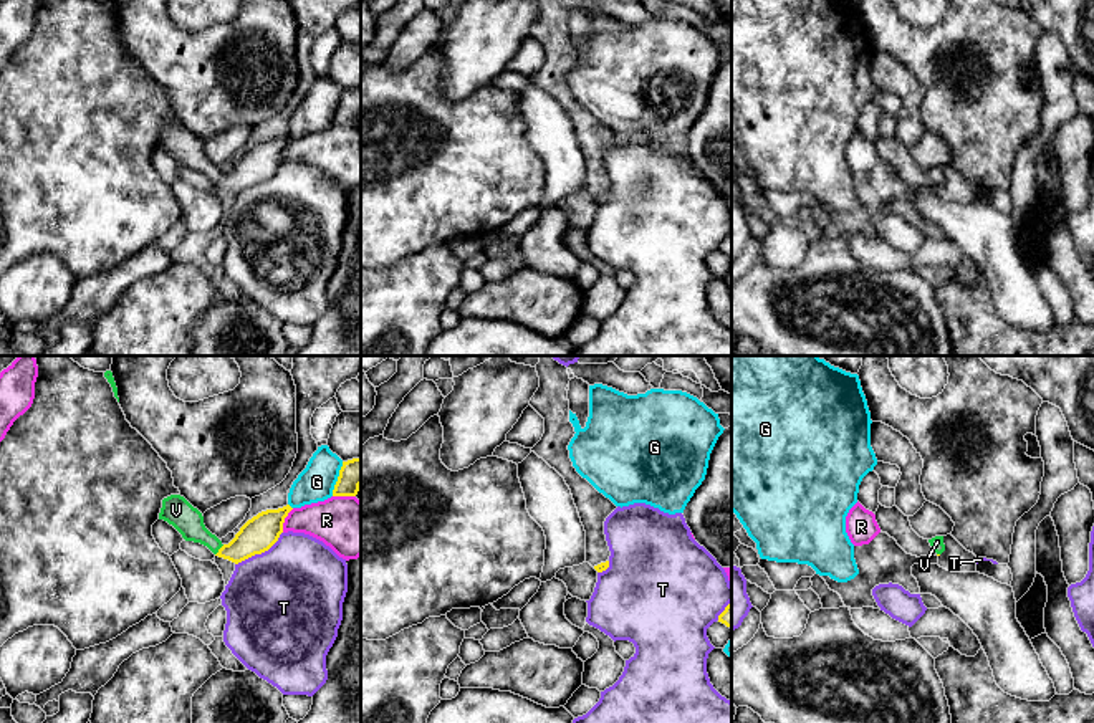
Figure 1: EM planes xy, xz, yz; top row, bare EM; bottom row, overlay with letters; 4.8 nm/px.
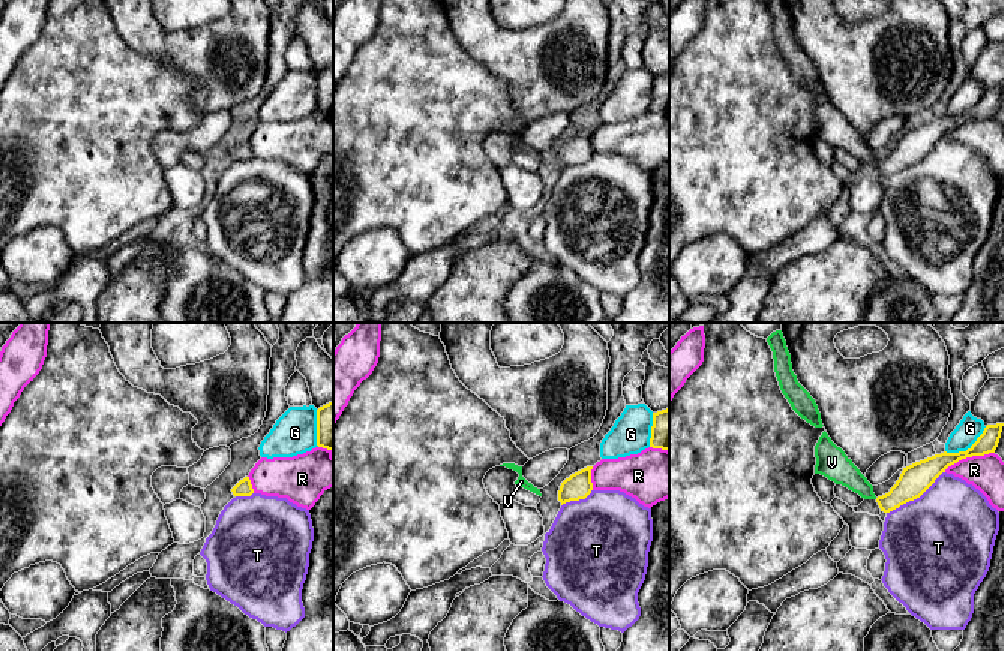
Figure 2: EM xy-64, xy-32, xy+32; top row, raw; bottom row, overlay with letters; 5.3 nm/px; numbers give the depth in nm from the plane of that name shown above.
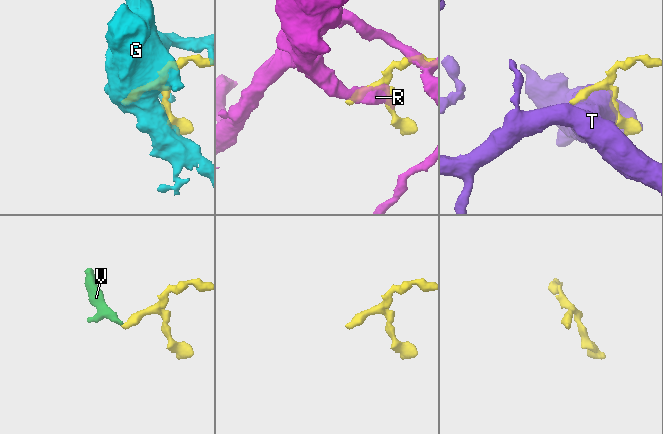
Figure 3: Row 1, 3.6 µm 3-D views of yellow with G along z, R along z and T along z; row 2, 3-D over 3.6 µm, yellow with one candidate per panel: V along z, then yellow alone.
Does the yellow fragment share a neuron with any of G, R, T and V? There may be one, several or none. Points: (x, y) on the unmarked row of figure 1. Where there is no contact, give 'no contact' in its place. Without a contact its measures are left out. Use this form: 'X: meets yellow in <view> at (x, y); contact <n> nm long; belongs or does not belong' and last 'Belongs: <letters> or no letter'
G: meets yellow in xy at (338, 108); contact 180 nm long; does not belong
R: meets yellow in xy at (283, 149); contact 130 nm long; does not belong
T: meets yellow in xy at (260, 182); contact 280 nm long; does not belong
V: meets yellow in xy at (219, 179); contact 70 nm long; belongs
Belongs: V

